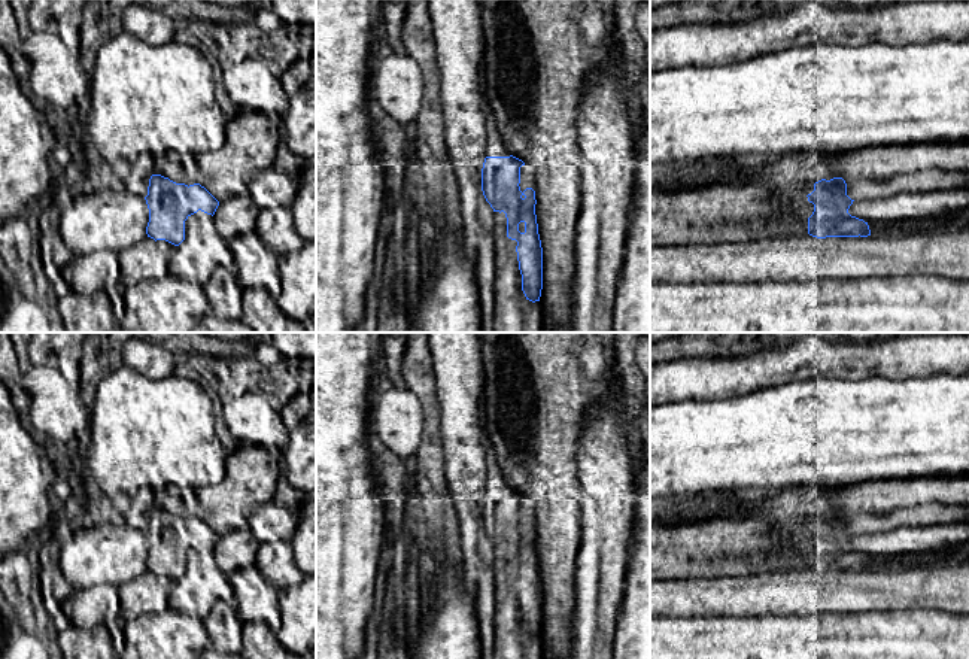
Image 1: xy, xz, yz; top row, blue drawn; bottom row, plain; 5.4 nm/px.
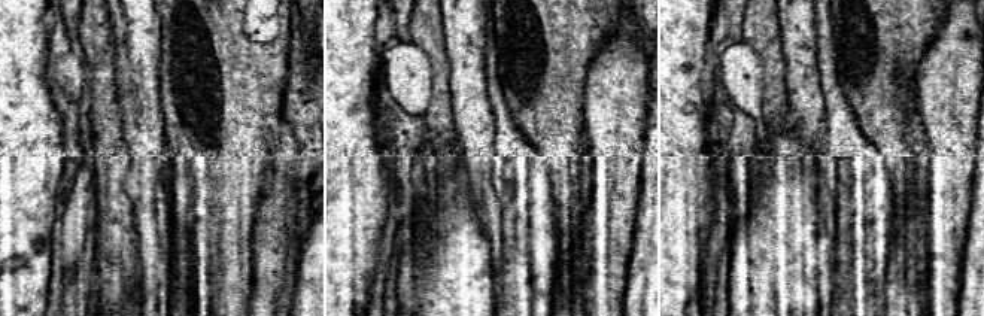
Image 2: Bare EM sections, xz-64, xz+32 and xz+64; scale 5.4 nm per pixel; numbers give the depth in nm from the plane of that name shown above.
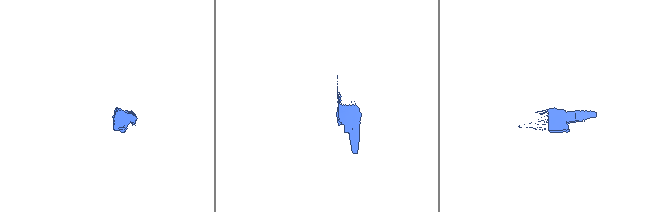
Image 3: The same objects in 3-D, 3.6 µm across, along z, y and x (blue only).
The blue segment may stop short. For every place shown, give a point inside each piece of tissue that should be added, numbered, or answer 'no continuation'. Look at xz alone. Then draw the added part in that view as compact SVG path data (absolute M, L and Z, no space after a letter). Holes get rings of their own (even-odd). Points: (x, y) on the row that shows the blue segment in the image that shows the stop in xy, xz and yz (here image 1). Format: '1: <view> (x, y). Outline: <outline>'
1: xz (495, 146). Outline: M484 60L482 63L482 88L483 88L483 101L484 101L484 115L487 124L487 151L486 157L510 157L511 154L505 148L501 134L496 128L495 118L487 103L487 97L484 94Z

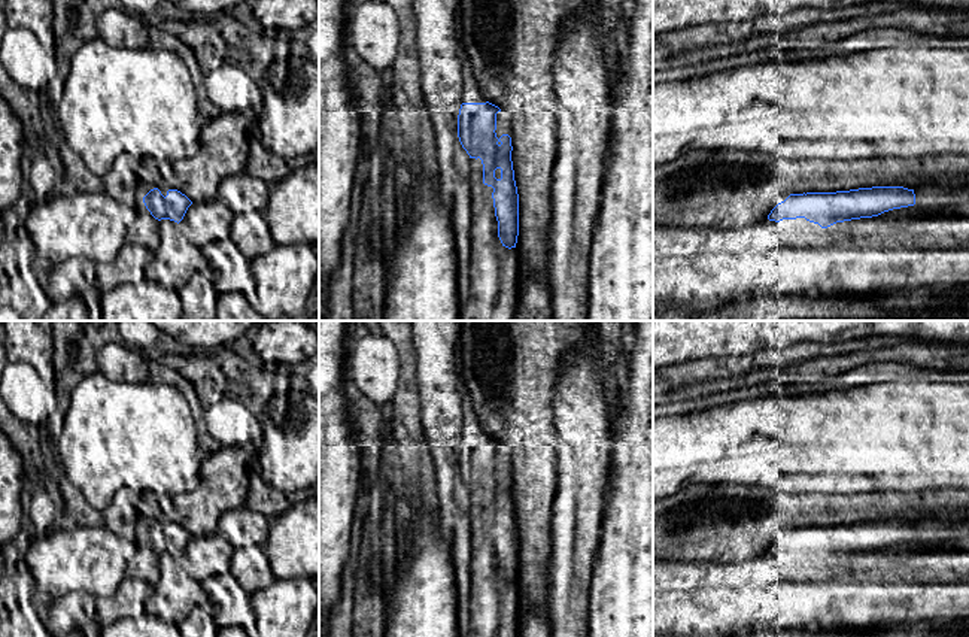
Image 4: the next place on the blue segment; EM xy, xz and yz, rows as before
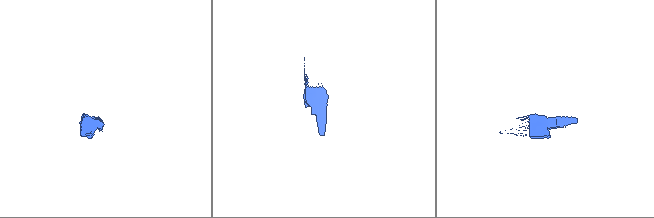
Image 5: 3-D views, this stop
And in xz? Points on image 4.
1: xz (471, 93). Outline: M461 6L458 9L458 34L459 34L459 48L461 48L461 61L464 70L464 97L462 103L486 103L487 100L482 94L477 81L473 75L471 64L464 49L464 43L461 40Z

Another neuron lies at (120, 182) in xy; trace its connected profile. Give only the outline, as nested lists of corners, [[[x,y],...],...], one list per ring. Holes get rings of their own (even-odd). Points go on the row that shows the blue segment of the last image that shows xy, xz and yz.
[[[121,154],[112,164],[110,170],[103,176],[104,192],[127,204],[140,206],[137,194],[136,161],[128,154]]]

